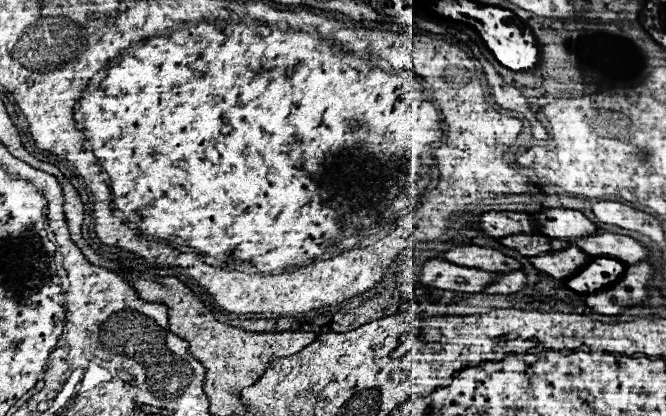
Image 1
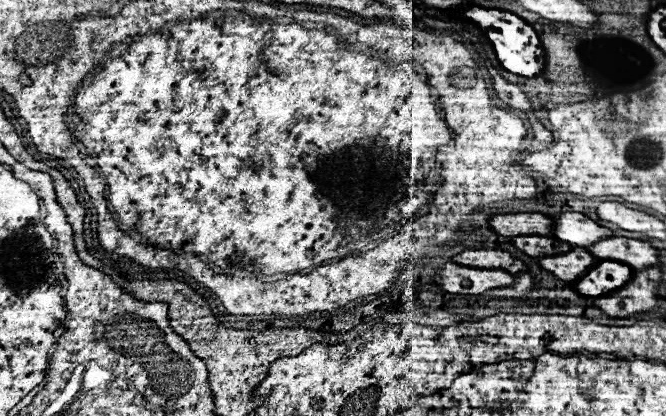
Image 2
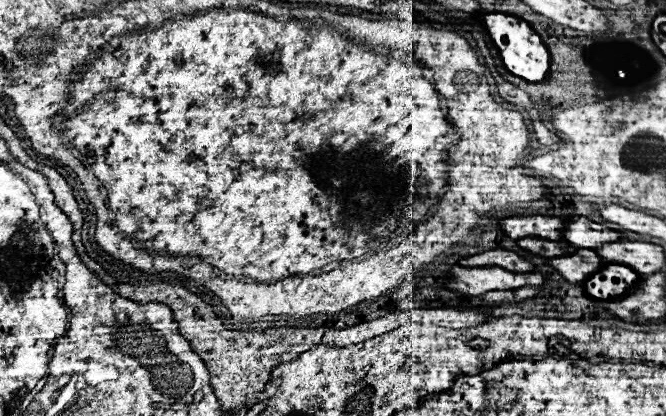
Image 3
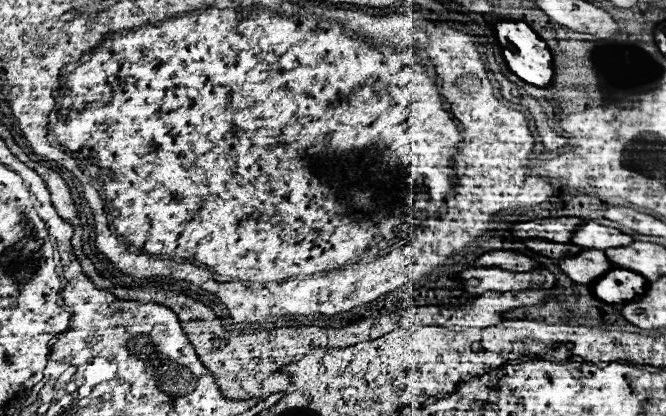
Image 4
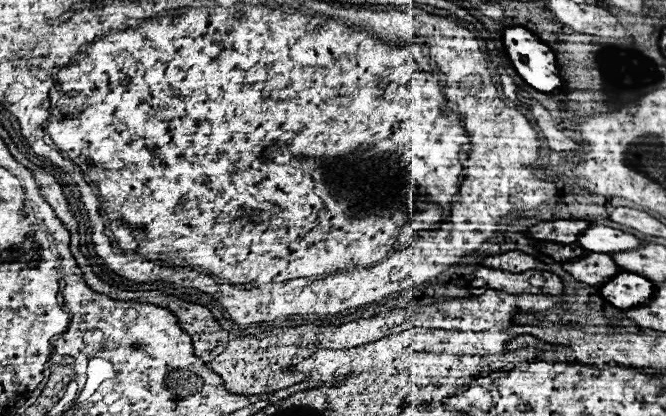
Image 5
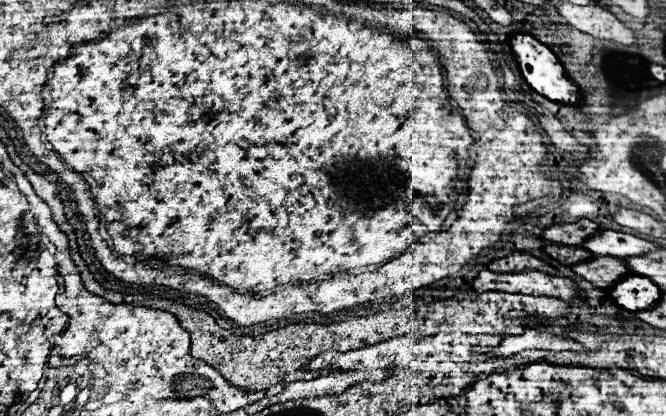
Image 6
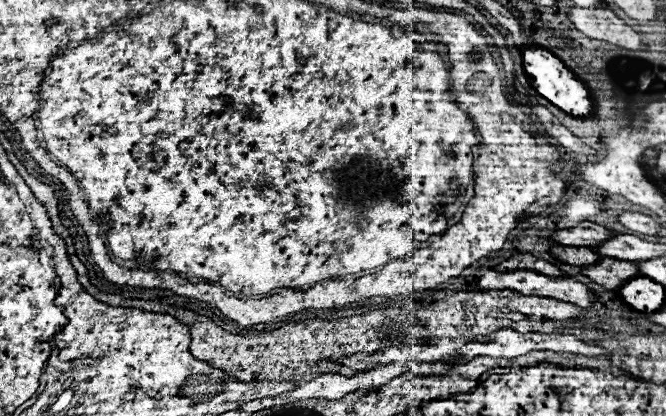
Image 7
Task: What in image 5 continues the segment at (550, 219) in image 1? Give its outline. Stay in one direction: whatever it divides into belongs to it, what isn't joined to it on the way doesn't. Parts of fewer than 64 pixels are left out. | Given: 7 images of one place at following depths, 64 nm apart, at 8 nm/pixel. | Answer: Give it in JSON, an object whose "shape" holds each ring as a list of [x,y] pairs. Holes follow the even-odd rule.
{"shape":[[[592,226],[580,238],[580,246],[588,252],[598,254],[616,254],[616,252],[630,252],[636,248],[646,246],[646,242],[638,240],[632,234],[624,234],[622,230],[606,228],[606,226]]]}

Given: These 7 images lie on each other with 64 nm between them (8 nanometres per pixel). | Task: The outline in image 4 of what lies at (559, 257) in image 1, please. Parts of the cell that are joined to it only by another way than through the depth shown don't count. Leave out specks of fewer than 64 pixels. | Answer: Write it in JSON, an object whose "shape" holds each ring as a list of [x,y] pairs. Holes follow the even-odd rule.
{"shape":[[[580,252],[574,258],[564,258],[558,262],[564,274],[568,274],[578,284],[592,284],[608,270],[614,268],[610,260],[606,260],[604,252]]]}

